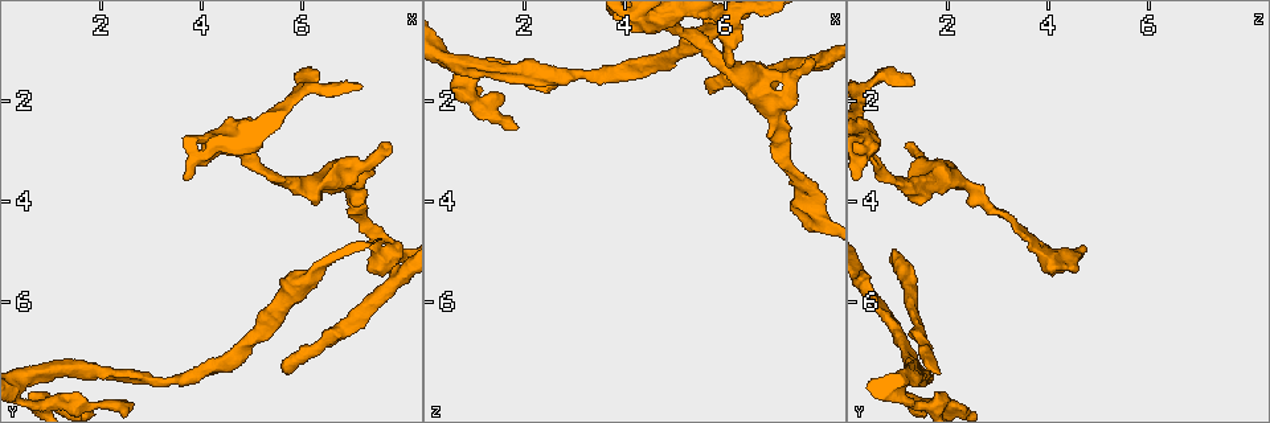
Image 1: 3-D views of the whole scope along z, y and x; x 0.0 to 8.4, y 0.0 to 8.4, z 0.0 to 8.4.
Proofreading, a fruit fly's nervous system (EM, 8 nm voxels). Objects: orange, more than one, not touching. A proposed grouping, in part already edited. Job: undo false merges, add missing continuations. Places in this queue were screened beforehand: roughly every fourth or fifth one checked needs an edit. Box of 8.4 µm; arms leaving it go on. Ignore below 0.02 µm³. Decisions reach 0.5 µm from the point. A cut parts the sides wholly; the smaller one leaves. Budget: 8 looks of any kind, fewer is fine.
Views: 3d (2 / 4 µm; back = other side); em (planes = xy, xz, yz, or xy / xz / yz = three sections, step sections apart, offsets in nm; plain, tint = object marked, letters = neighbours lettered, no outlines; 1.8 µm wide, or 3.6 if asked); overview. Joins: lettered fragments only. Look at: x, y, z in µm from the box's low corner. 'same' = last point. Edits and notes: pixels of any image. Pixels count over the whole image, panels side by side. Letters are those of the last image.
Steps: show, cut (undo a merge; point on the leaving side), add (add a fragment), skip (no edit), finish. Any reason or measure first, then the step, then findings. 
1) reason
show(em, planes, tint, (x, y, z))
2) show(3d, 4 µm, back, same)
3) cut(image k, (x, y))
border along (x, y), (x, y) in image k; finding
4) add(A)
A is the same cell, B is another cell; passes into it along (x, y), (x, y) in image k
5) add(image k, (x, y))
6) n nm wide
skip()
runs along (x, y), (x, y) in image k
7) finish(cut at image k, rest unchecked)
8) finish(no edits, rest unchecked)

an open end
show(3d, 2 µm, (6.05, 1.65, 1.30))

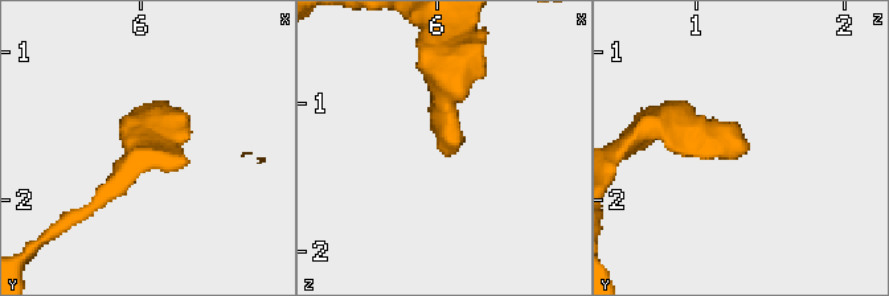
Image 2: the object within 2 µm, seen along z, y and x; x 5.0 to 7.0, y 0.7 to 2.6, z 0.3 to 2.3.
show(em, planes, letters, (6.02, 1.68, 1.32))

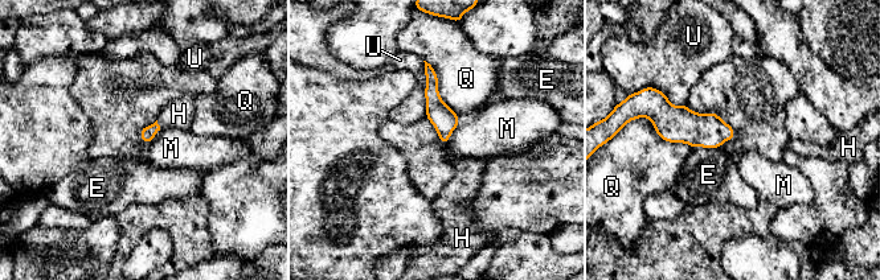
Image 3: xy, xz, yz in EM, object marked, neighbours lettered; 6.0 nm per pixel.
add(H)
H is the same cell, E, M, Q and U are other cells; passes into it along (147, 134), (158, 124), (179, 114) in image 3; the neuron continues

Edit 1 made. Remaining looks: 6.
redraw
show(overview)

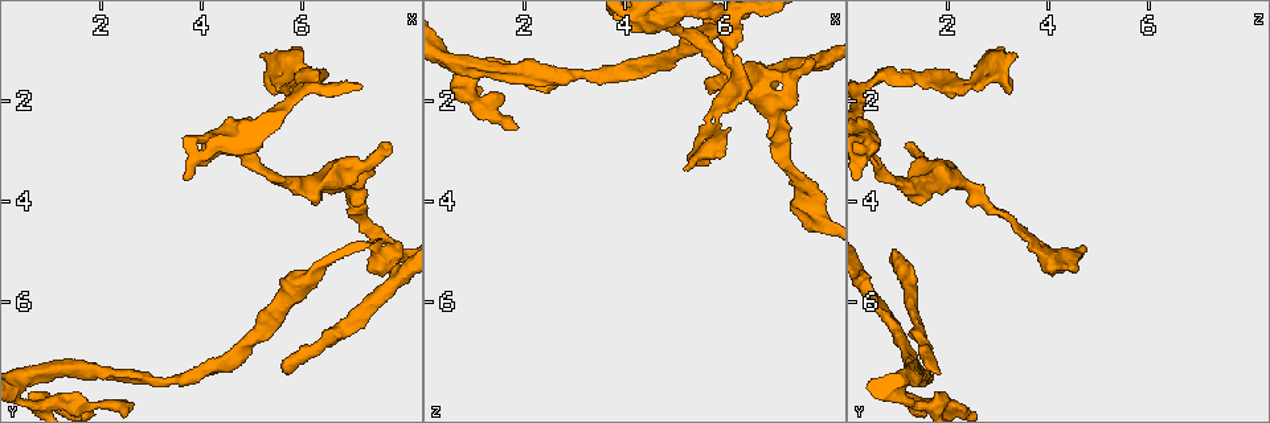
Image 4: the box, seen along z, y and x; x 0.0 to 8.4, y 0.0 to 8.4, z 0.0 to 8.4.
free end
show(em, planes, tint, (7.60, 2.85, 1.20))

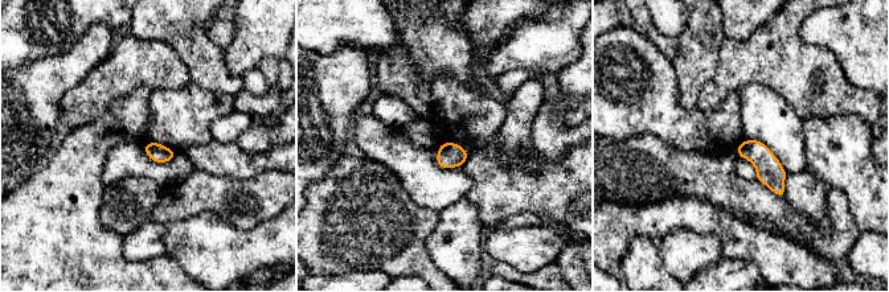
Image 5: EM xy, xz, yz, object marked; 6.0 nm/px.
see the neighbours
show(em, planes, letters, same)

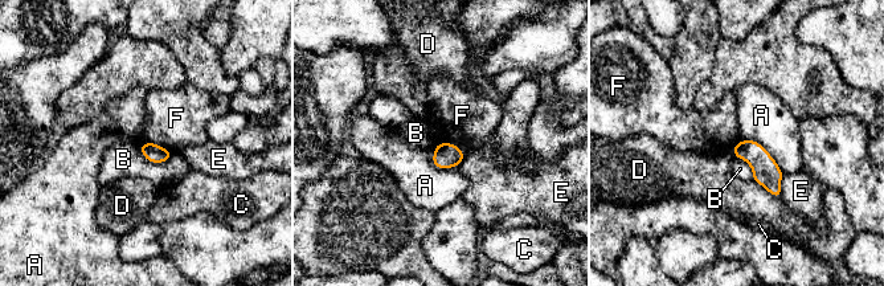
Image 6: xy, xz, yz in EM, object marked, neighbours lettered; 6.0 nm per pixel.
A touches over 340 nm
skip()
A, B, C, D, E and F are other cells; border along (140, 143), (158, 143), (172, 152) in image 6; none of them fits

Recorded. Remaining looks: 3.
free end
show(3d, 2 µm, (7.75, 5.40, 4.55))

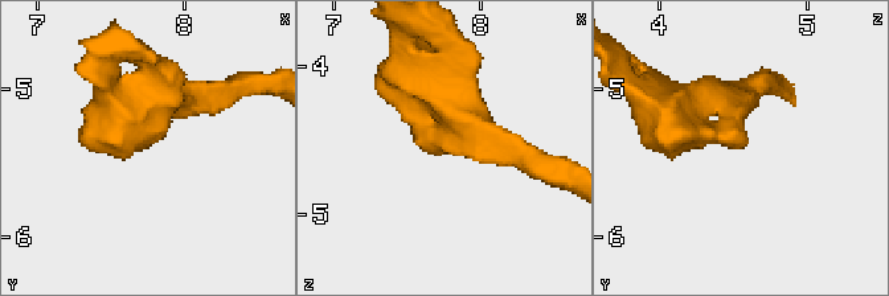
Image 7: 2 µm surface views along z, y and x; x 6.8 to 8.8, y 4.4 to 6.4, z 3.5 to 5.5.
show(em, xz, step 8, tint, (7.72, 5.42, 4.58))

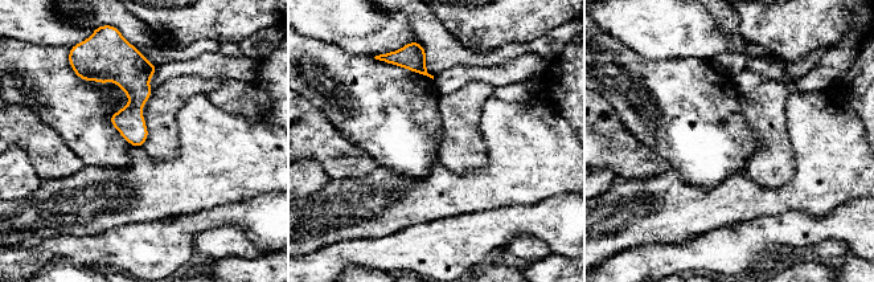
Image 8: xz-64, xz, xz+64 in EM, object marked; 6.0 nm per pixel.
cut it another way
show(em, planes, letters, same)

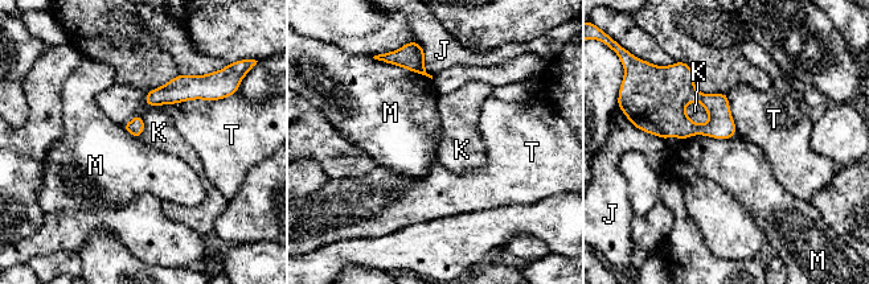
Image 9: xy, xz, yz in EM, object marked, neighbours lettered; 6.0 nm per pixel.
100 nm wide
skip()
J, K, M and T are other cells; border along (388, 62), (425, 74), (431, 79) in image 9; none of them fits

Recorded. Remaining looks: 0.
finish(add at image 3, rest unchecked)

